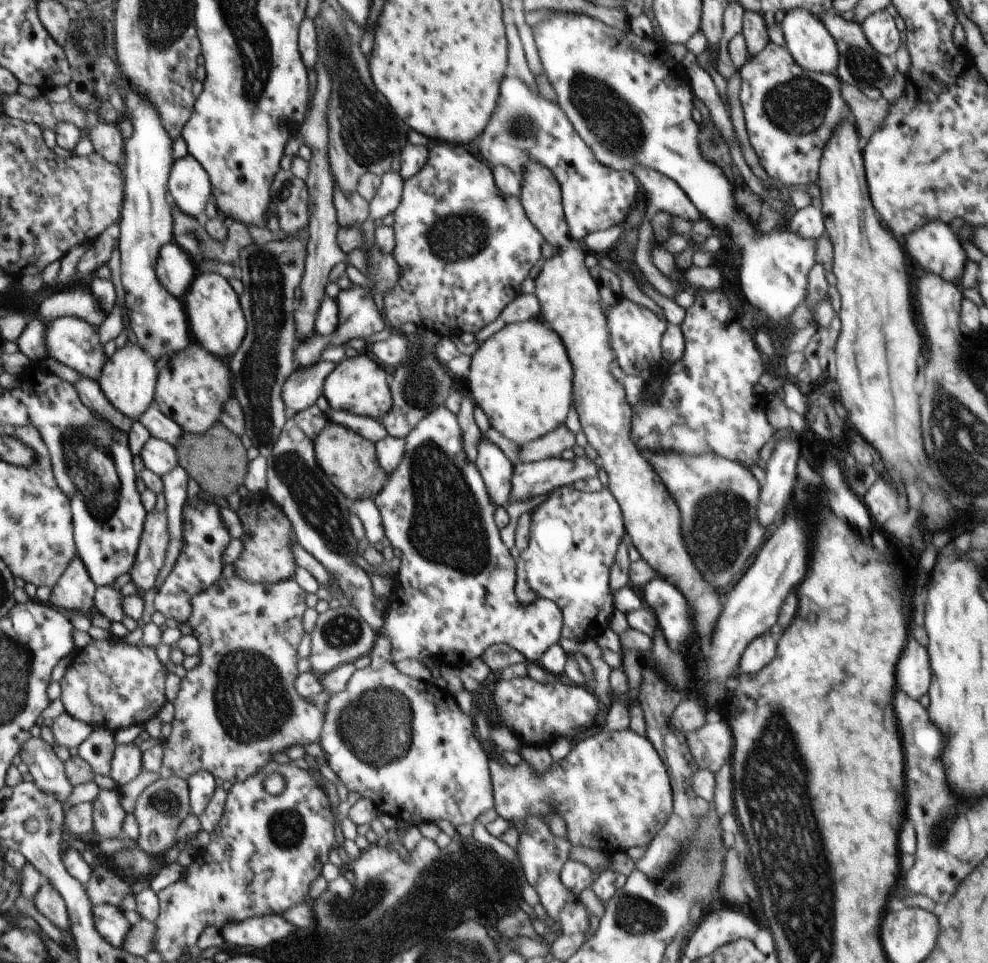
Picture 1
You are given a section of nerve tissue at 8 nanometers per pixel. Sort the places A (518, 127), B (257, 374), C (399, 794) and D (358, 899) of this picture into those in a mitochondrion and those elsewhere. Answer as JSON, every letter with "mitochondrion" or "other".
{"A":"mitochondrion","B":"mitochondrion","C":"other","D":"mitochondrion"}

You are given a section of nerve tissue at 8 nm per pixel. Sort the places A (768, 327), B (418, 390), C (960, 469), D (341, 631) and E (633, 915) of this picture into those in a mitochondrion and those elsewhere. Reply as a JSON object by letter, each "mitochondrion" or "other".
{"A":"other","B":"mitochondrion","C":"mitochondrion","D":"mitochondrion","E":"mitochondrion"}

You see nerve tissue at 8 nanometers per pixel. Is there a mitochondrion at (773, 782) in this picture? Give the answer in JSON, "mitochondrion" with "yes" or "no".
{"mitochondrion":"yes"}

